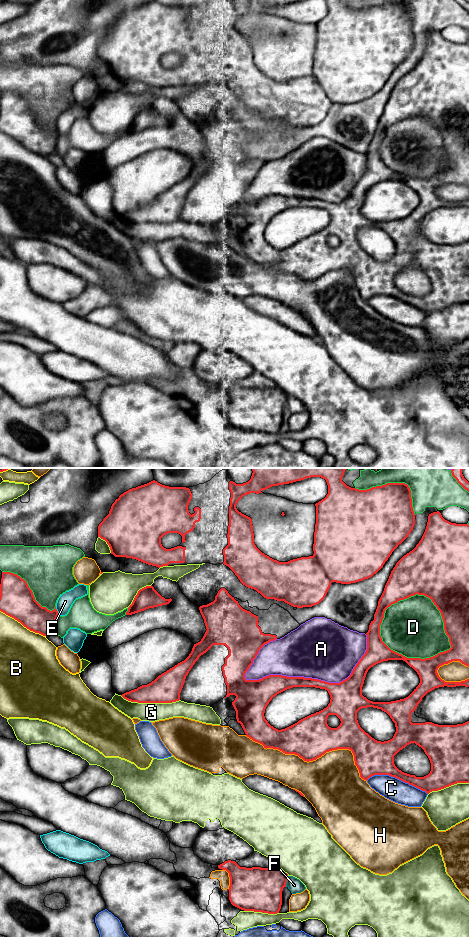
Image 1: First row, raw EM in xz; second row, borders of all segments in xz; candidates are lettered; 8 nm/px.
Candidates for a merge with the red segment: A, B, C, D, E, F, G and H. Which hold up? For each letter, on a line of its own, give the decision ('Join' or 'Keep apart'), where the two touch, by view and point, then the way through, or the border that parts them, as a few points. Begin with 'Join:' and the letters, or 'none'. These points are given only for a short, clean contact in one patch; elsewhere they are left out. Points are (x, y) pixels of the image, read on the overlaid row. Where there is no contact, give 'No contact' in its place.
Join: none
A: Keep apart. Touches red at xz (316, 679)
B: Keep apart. Touches red at xz (23, 625)
C: Keep apart. Touches red at xz (397, 778)
D: Keep apart. Touches red at xz (431, 599)
E: Keep apart. Touches red at xz (57, 611)
F: Keep apart. Touches red at xz (286, 881)
G: Keep apart. Touches red at xz (150, 702)
H: Keep apart. Touches red at xz (314, 759)

